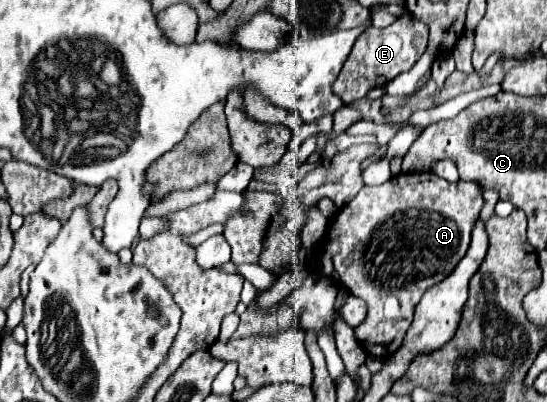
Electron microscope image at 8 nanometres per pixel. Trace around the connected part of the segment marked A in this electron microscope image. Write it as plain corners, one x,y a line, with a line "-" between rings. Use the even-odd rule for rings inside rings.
433,171
399,173
379,187
363,187
361,195
343,207
343,217
335,215
329,221
331,229
325,233
321,245
315,247
323,257
327,253
327,271
321,273
323,277
329,277
333,283
339,283
339,287
349,289
365,301
367,317
353,331
369,355
391,357
401,347
421,295
431,285
443,281
467,253
471,231
479,219
483,205
483,187
473,181
451,183
443,177
437,177

